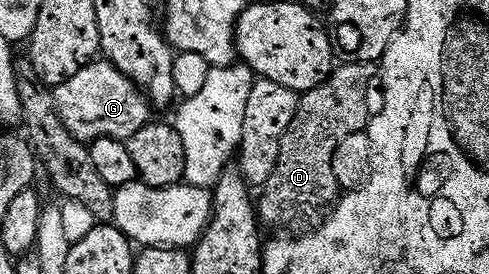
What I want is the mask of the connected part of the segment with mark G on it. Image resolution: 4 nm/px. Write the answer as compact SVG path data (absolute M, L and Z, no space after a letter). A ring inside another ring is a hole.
M104 58L84 64L71 78L56 85L52 94L63 126L82 142L92 142L101 136L124 141L151 119L151 105L142 90Z

